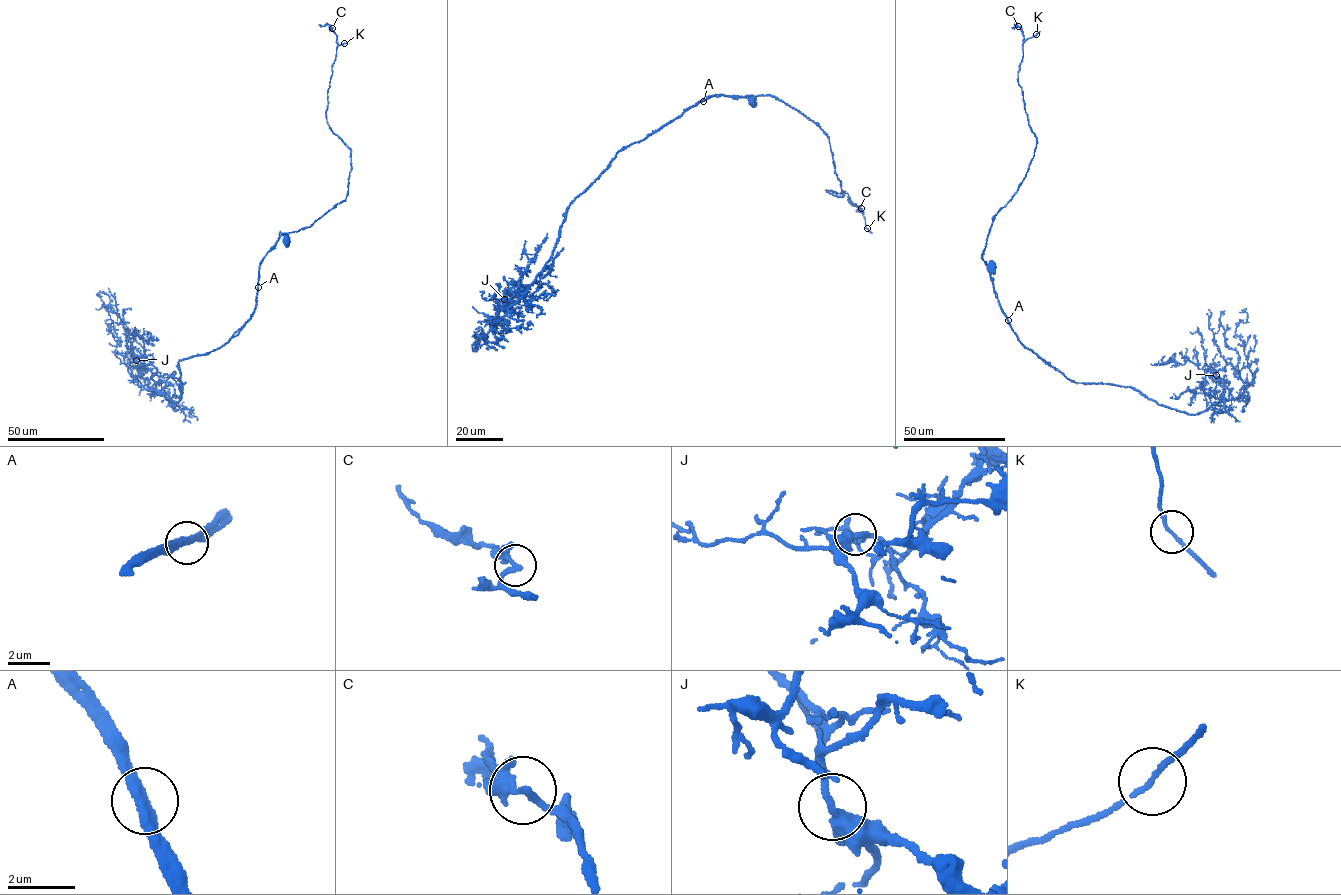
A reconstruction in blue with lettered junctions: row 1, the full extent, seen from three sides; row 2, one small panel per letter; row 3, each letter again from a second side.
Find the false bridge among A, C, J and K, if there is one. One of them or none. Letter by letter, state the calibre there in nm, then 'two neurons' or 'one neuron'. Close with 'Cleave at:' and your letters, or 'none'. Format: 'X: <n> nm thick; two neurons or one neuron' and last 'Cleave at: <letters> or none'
A: 360 nm thick; one neuron
C: 240 nm thick; one neuron
J: 400 nm thick; one neuron
K: 150 nm thick; one neuron
Cleave at: none

